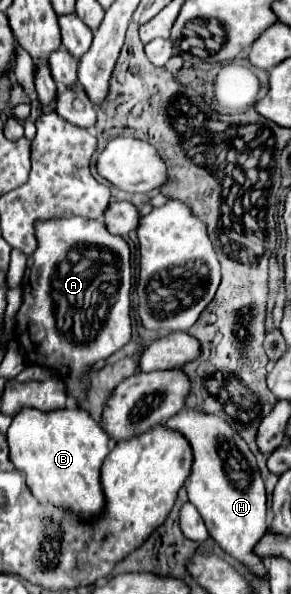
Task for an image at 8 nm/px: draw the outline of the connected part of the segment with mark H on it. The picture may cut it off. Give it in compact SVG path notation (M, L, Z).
M184 410L172 416L166 426L180 430L194 450L188 500L198 508L210 536L228 556L240 560L254 578L266 578L268 568L264 560L258 560L258 556L254 556L258 540L262 540L262 534L268 532L266 492L260 470L256 466L256 458L250 452L248 444L218 416L208 416L192 410Z

